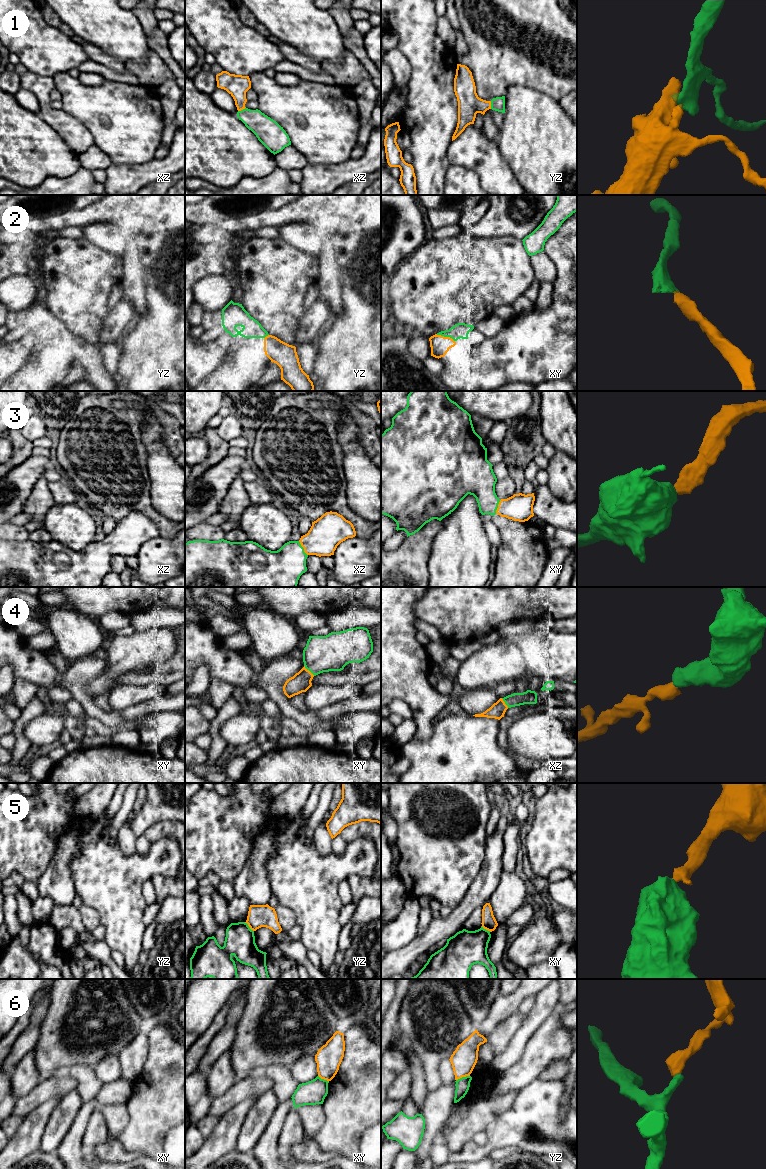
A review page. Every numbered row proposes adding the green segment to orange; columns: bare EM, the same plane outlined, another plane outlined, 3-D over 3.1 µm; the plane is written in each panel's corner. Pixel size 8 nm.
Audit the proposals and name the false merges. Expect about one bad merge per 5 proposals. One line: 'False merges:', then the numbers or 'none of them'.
False merges: 5, 6

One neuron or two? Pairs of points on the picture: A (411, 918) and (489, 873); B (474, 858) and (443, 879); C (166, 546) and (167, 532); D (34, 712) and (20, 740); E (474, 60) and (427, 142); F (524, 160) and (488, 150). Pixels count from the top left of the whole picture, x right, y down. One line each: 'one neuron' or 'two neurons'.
A: two neurons
B: one neuron
C: two neurons
D: one neuron
E: two neurons
F: two neurons

